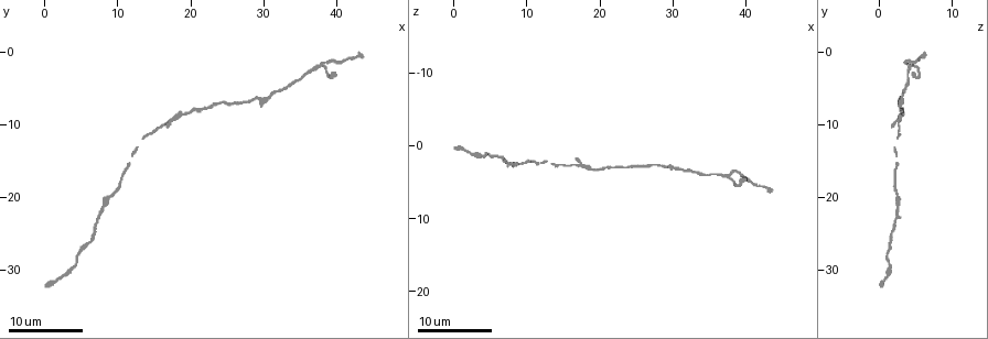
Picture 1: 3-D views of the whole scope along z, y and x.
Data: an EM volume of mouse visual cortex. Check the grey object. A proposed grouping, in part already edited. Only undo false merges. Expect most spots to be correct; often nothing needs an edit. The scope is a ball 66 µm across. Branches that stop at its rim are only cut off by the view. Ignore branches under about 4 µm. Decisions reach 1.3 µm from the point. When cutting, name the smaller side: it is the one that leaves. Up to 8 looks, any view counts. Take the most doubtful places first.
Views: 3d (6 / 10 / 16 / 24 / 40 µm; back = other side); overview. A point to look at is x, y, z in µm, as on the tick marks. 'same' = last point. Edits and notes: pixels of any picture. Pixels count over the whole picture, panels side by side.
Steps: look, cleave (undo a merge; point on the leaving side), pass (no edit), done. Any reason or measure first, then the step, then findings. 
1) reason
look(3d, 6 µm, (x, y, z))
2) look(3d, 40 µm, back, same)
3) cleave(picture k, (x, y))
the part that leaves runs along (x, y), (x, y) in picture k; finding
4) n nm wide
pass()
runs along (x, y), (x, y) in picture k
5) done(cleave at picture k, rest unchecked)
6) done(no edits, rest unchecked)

look(3d, 16 µm, (4.0, 29.0, 1.5))

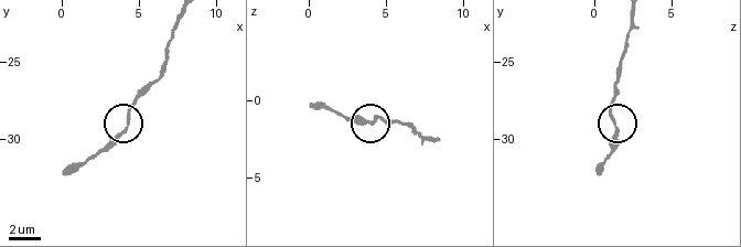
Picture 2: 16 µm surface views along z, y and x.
look(3d, 10 µm, (4.0, 29.6, 1.4))

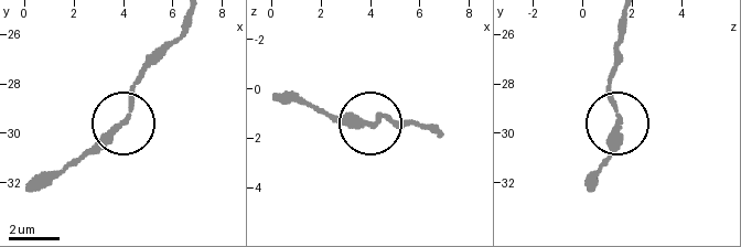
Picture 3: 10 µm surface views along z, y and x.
look(3d, 10 µm, back, (4.1, 29.3, 1.4))

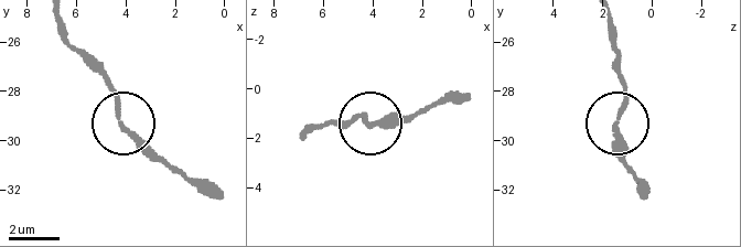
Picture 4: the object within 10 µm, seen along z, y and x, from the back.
pass()
one neuron here

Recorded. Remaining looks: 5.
calibre changes
look(3d, 16 µm, (31.0, 6.0, 3.0))

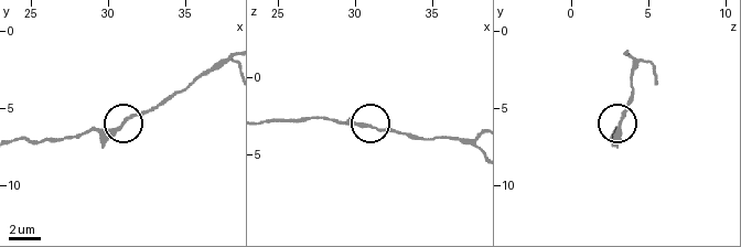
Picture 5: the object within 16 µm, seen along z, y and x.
look(3d, 6 µm, (31.0, 6.0, 3.2))

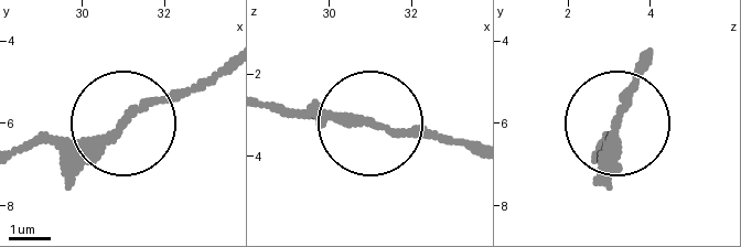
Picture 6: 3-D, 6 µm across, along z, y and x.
190 nm wide
pass()
runs along (594, 152), (615, 130), (633, 74) in picture 6; all the same neuron

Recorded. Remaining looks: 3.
a narrow waist
look(3d, 16 µm, (19.5, 8.5, 3.0))

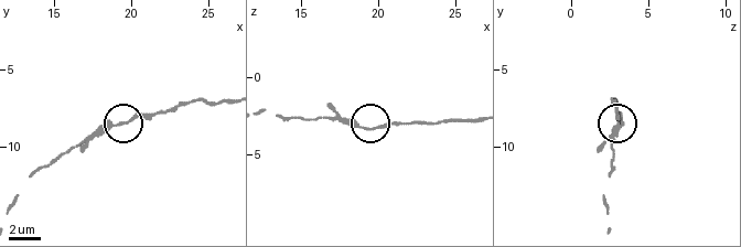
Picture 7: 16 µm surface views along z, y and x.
zoom in
look(3d, 10 µm, (19.4, 8.4, 3.2))

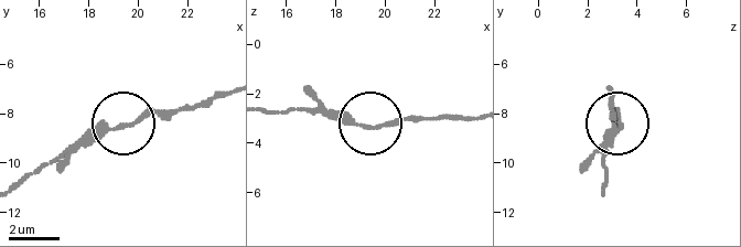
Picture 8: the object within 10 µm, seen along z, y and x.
pass()
continuous, no second neuron

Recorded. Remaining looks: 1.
done(no edits, rest unchecked)

